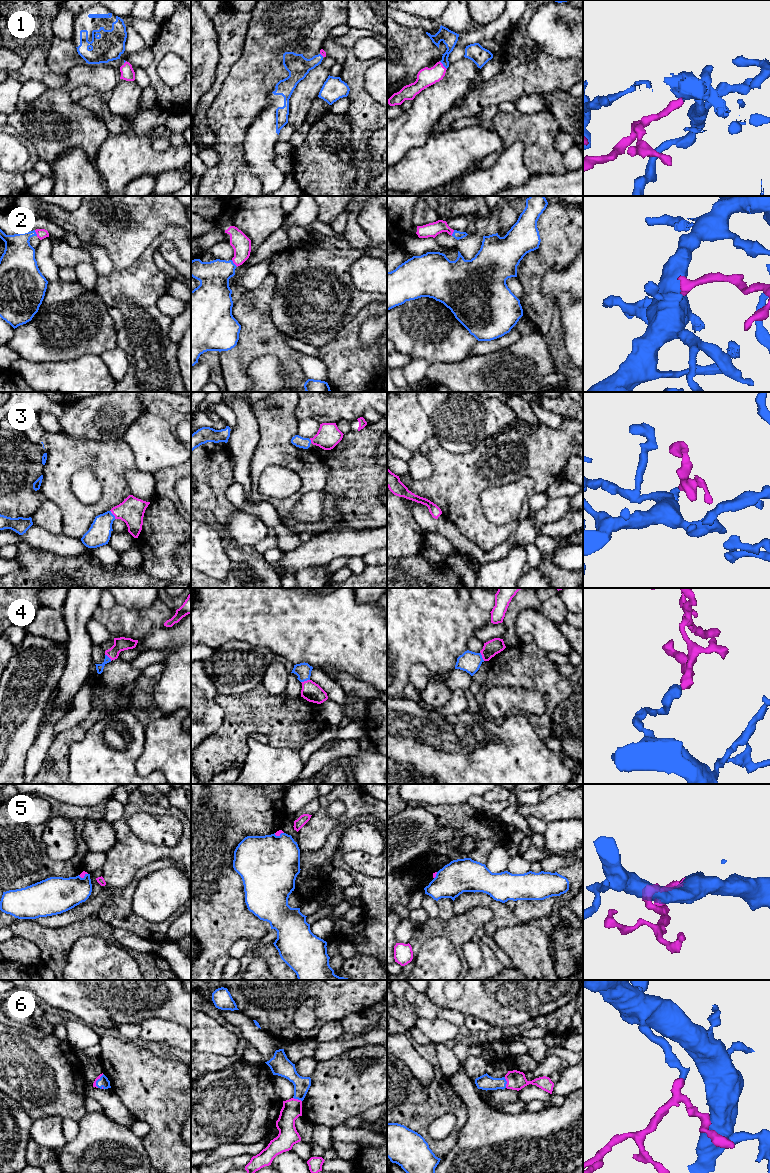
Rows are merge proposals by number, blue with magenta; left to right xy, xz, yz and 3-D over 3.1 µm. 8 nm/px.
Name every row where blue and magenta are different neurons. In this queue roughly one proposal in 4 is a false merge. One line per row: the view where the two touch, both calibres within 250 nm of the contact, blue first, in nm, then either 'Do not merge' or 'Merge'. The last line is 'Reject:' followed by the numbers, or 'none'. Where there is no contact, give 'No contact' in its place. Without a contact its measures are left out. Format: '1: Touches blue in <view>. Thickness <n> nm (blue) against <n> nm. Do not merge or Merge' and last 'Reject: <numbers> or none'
1: Touches blue in yz. Thickness 120 nm (blue) against 150 nm. Merge
2: Touches blue in xz. Thickness 240 nm (blue) against 150 nm. Merge
3: Touches blue in xy. Thickness 180 nm (blue) against 200 nm. Merge
4: Touches blue in xz. Thickness 130 nm (blue) against 160 nm. Merge
5: Touches blue in xy. Thickness 300 nm (blue) against 40 nm. Merge
6: Touches blue in yz. Thickness 130 nm (blue) against 160 nm. Merge
Reject: none

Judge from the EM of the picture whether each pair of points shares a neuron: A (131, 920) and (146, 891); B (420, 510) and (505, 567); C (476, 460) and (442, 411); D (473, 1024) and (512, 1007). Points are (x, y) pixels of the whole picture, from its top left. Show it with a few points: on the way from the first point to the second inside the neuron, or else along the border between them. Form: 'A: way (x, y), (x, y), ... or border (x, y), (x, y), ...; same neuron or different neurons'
A: border (135, 889), (132, 910), (157, 922); different neurons
B: border (514, 546), (505, 556), (480, 565); different neurons
C: border (488, 437), (470, 451), (447, 451); different neurons
D: border (463, 1017), (476, 1016), (492, 1026); different neurons

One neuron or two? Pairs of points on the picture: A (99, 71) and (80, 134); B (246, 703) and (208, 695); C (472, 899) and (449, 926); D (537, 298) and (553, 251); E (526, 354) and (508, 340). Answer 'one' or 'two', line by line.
A: one
B: two
C: two
D: one
E: two

